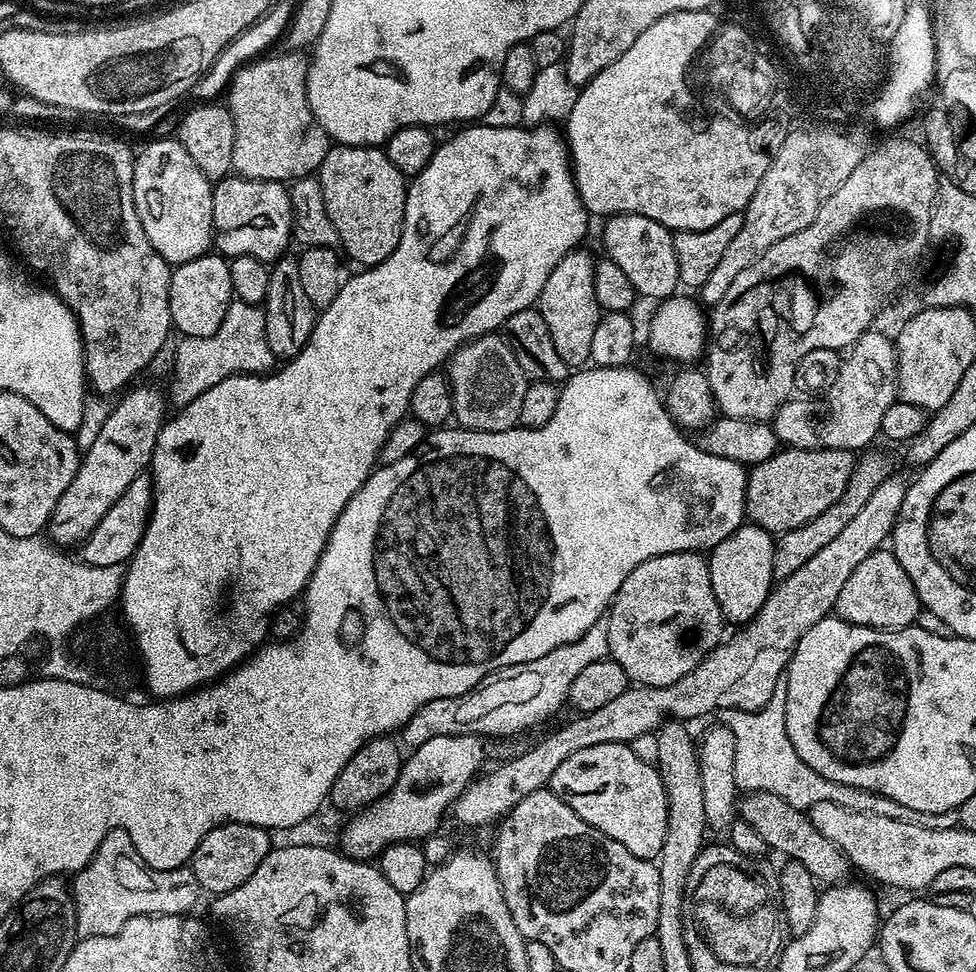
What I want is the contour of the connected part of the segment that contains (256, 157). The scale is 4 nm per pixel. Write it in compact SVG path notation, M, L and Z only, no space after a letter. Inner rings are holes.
M284 50L281 56L268 56L253 59L251 62L244 64L231 79L231 83L226 88L226 107L229 114L234 118L234 158L232 159L232 172L235 175L243 176L246 180L278 180L281 182L291 182L301 180L304 176L310 176L319 173L322 166L322 158L326 158L330 141L328 135L318 126L314 114L308 105L306 98L306 78L308 77L309 57L300 50Z

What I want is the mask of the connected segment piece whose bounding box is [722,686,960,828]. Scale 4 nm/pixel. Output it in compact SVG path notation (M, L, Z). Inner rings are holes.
M783 686L776 687L774 698L770 698L770 702L766 702L766 706L762 706L757 712L723 709L722 723L734 734L736 786L745 793L778 794L778 798L801 810L810 810L818 802L838 802L842 806L853 808L855 812L869 812L882 818L894 818L898 822L910 822L927 828L955 828L959 825L959 811L930 814L922 810L910 810L910 806L902 806L876 792L864 792L860 788L835 784L810 770L810 766L806 766L806 762L798 758L798 750L794 750L794 742L790 742L790 734L786 734L786 690Z

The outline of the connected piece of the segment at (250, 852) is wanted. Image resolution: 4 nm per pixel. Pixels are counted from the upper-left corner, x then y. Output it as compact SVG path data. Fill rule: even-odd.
M223 824L210 830L210 834L198 842L190 861L192 873L201 889L218 897L223 892L234 890L234 886L242 886L242 882L246 882L246 878L258 870L262 858L266 858L266 854L272 851L274 841L268 836L271 836L269 829L249 824Z

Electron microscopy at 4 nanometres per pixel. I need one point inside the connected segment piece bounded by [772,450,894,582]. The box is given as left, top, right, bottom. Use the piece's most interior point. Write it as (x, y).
(794, 548)

